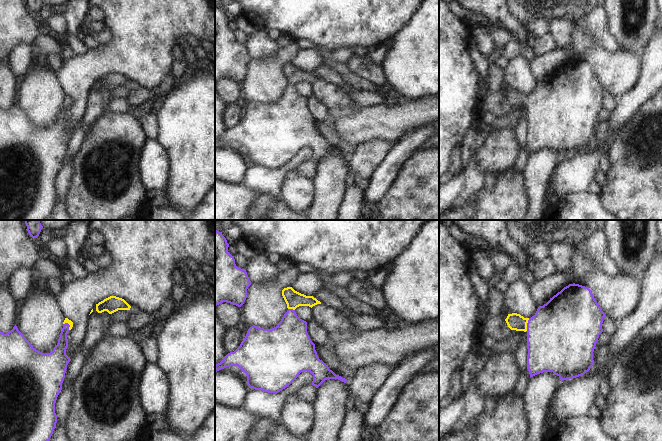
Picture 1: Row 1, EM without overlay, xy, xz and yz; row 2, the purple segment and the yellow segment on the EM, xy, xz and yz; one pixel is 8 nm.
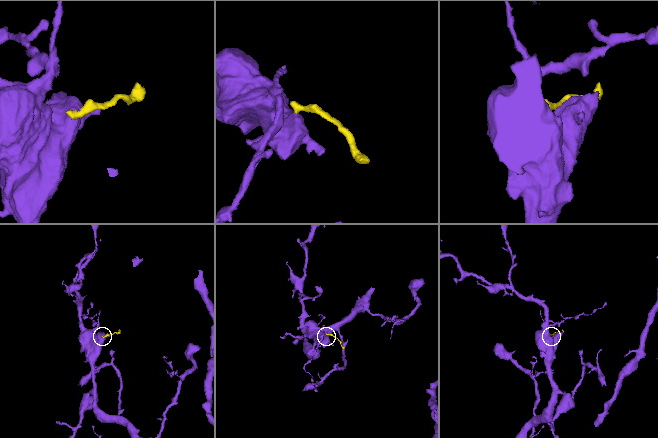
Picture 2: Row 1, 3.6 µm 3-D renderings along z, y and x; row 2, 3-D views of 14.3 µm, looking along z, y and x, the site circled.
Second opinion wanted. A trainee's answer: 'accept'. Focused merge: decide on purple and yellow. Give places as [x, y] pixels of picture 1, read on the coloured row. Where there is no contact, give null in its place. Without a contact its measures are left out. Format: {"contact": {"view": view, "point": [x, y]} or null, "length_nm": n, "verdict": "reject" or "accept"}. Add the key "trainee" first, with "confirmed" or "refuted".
{"trainee": "confirmed", "contact": {"view": "yz", "point": [527, 325]}, "length_nm": 120, "verdict": "accept"}

